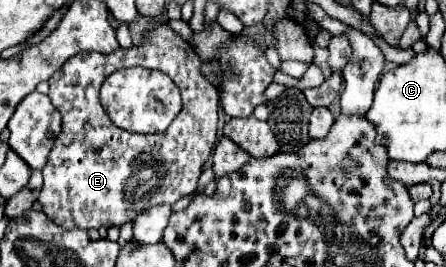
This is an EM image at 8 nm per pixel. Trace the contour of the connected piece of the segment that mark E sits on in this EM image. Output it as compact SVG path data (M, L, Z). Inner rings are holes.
M157 23L153 29L149 29L147 37L143 39L143 45L139 47L117 49L115 53L109 55L93 53L93 51L77 53L77 57L65 61L65 65L49 79L51 85L49 99L63 117L63 129L43 169L45 183L39 195L43 213L65 229L73 229L73 227L99 229L101 225L121 227L153 205L173 205L181 197L191 195L193 189L197 187L197 177L201 175L201 169L213 151L213 143L217 141L215 133L219 119L219 93L217 89L213 89L213 85L209 85L209 81L205 81L205 77L201 77L199 65L201 59L197 57L193 47L165 23ZM135 65L145 69L157 69L169 75L183 95L181 113L163 133L139 135L139 133L123 131L109 119L109 115L99 103L99 87L103 85L103 81L117 69L135 67Z

